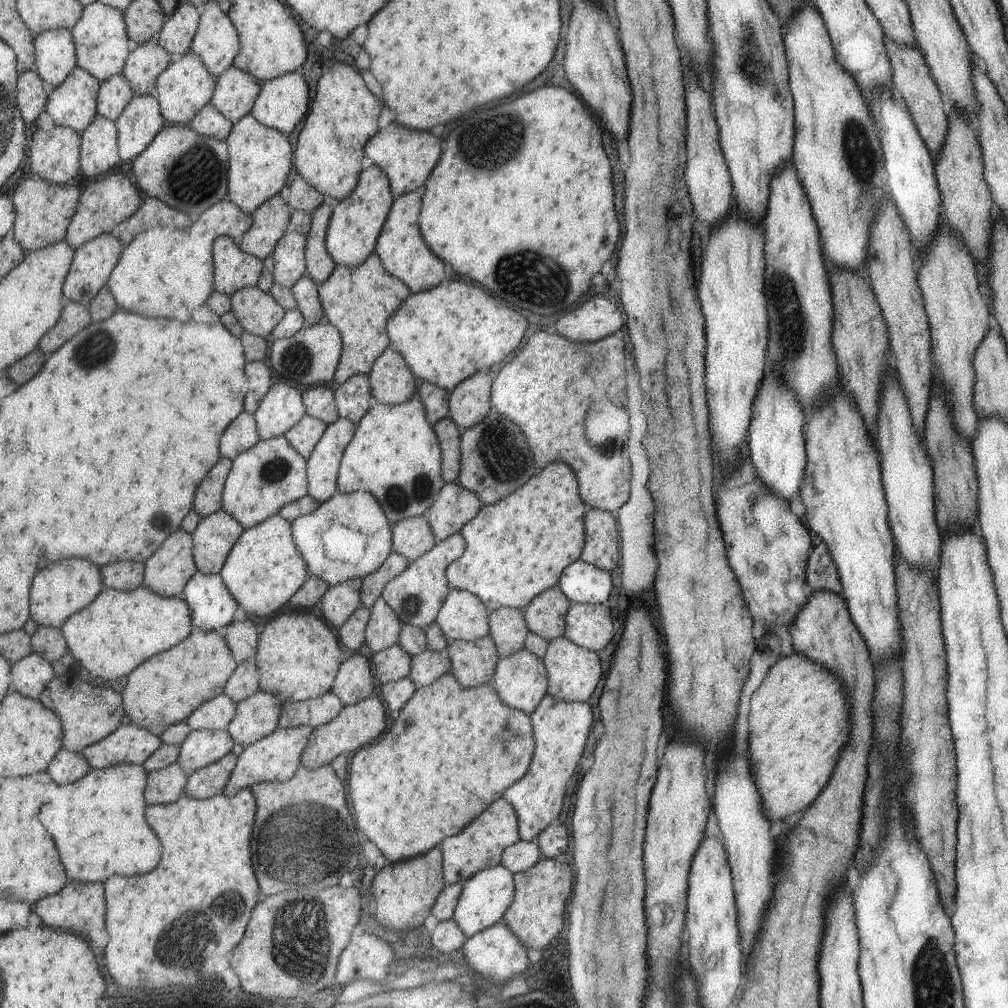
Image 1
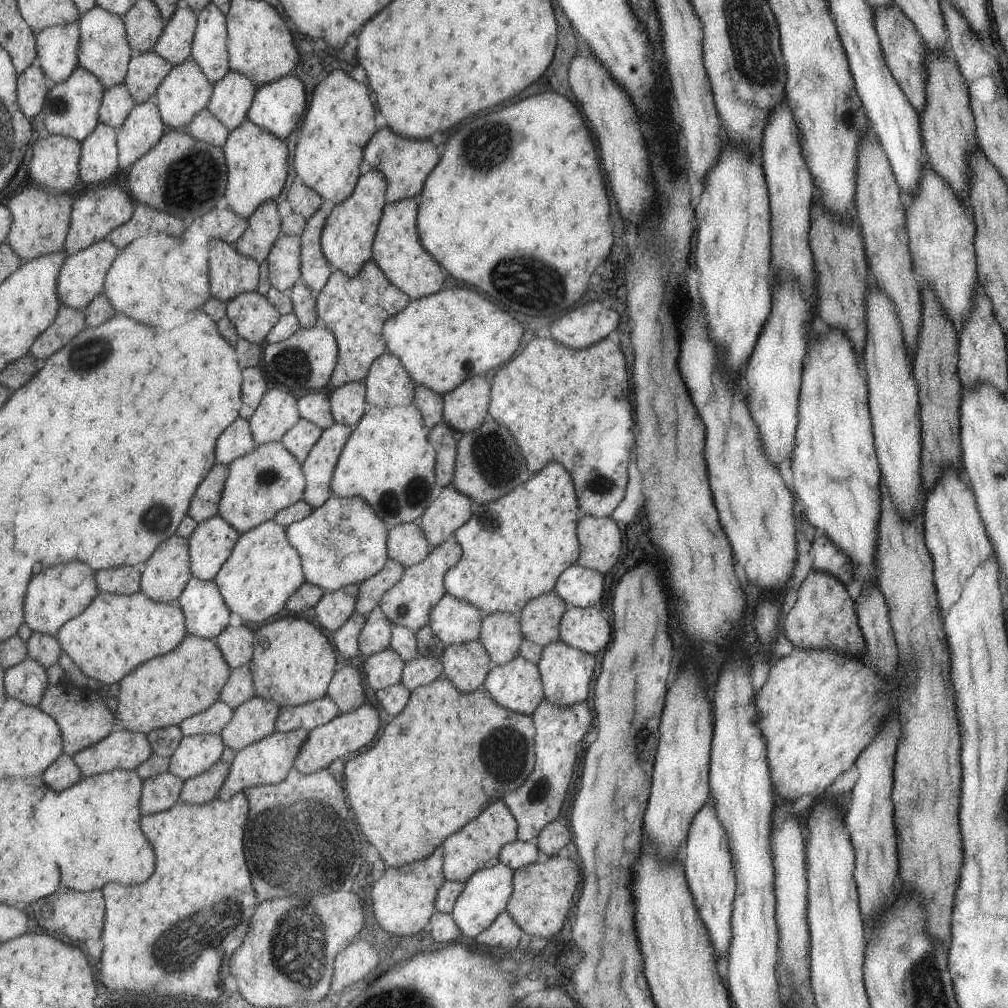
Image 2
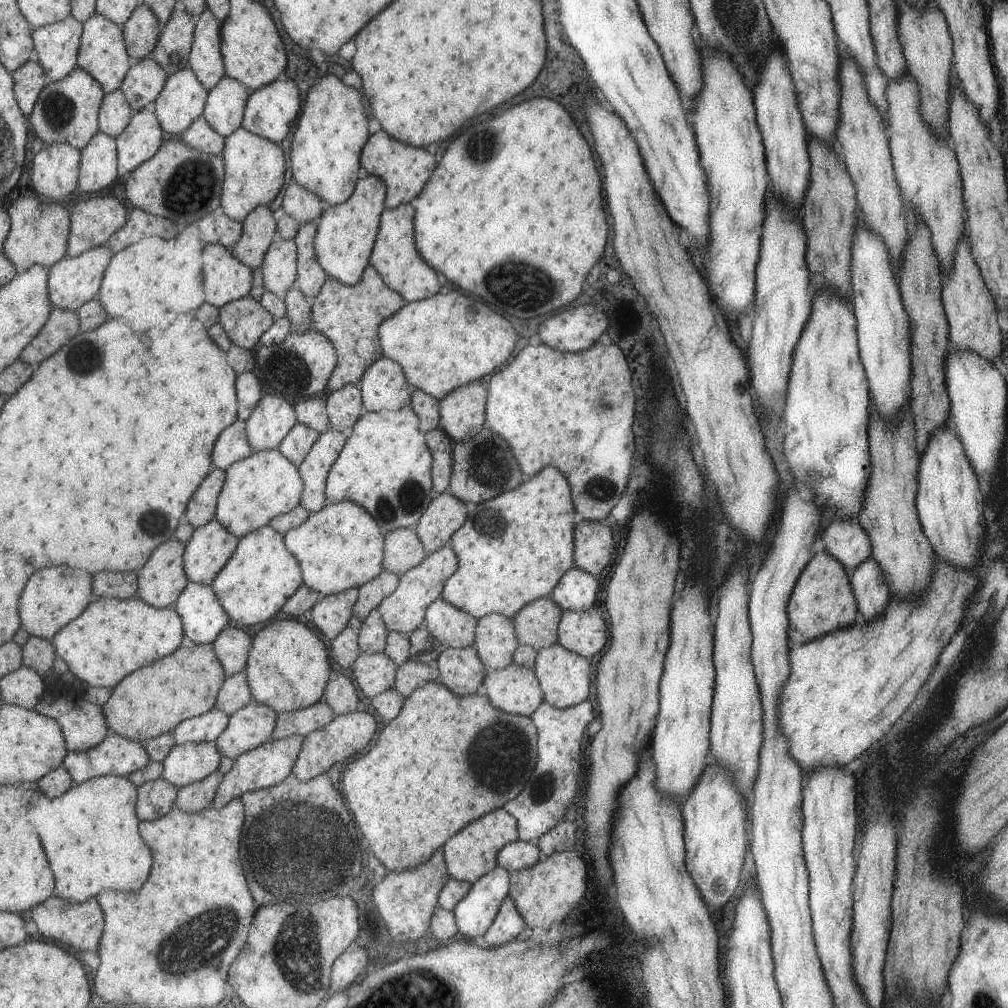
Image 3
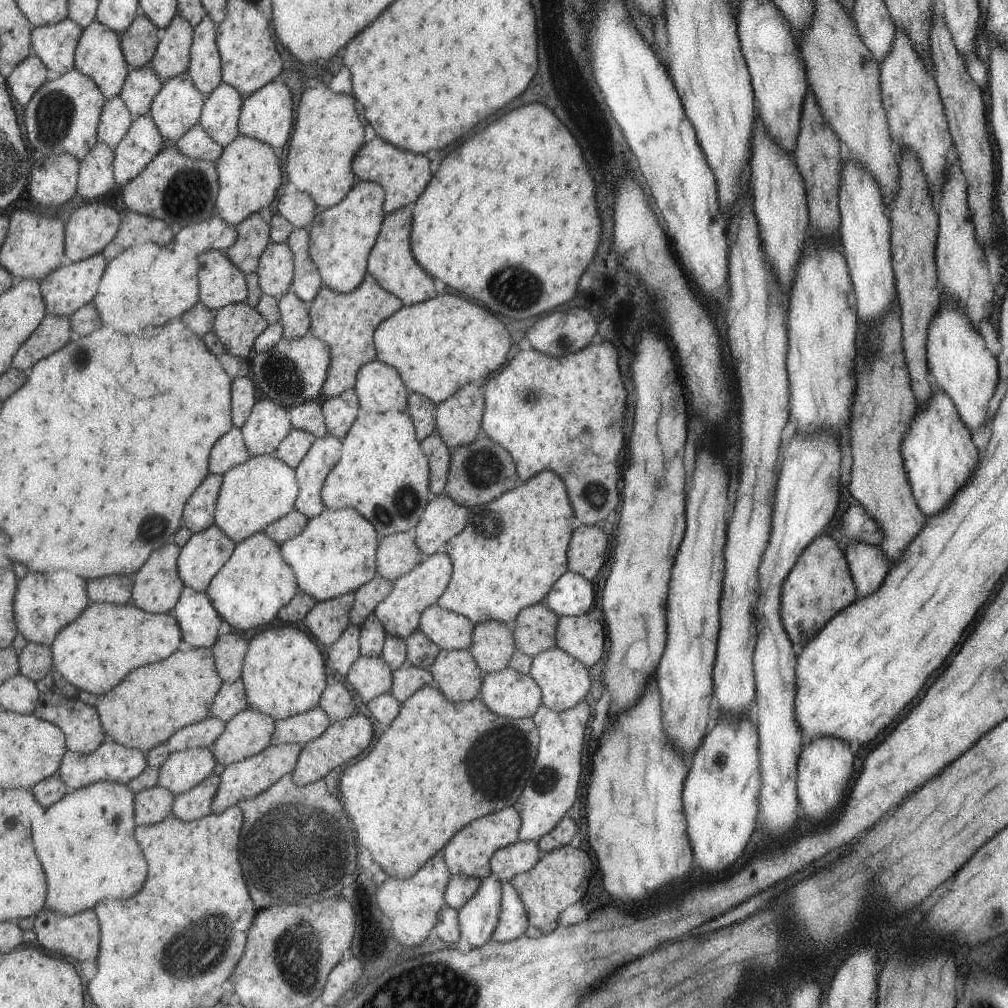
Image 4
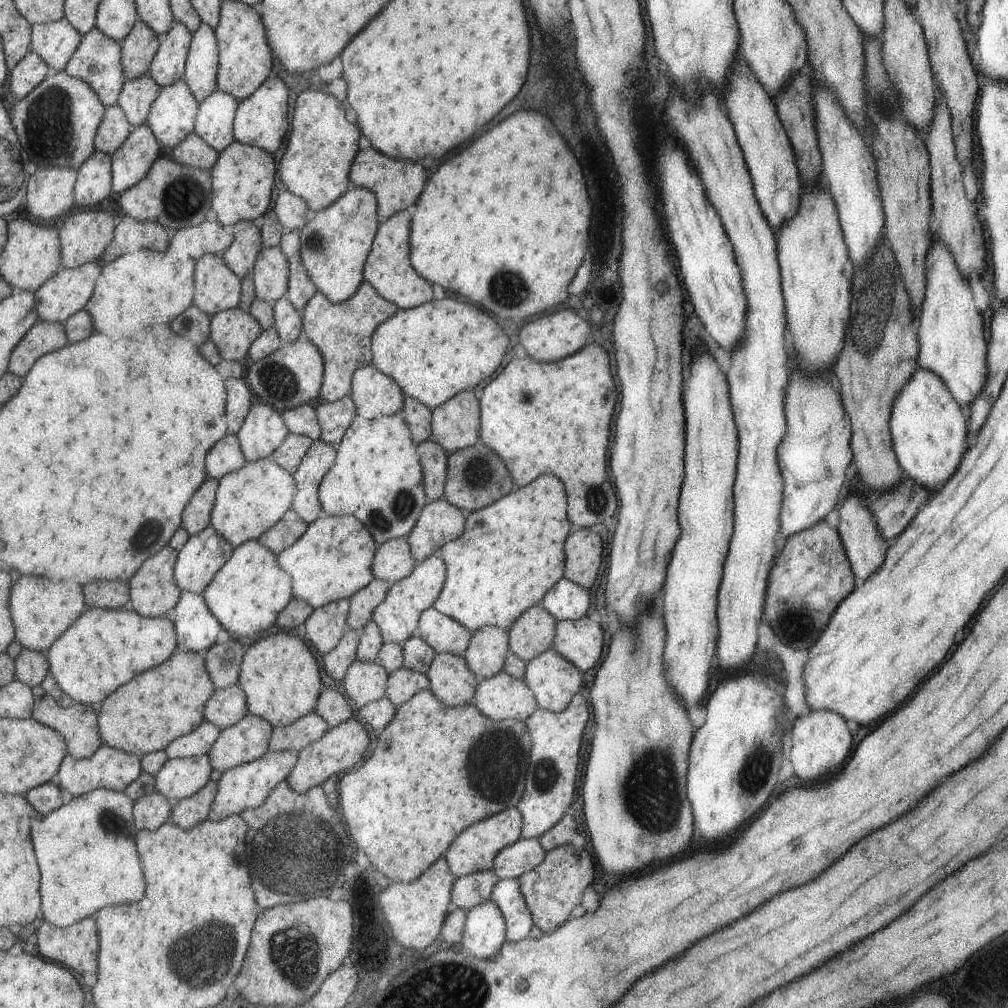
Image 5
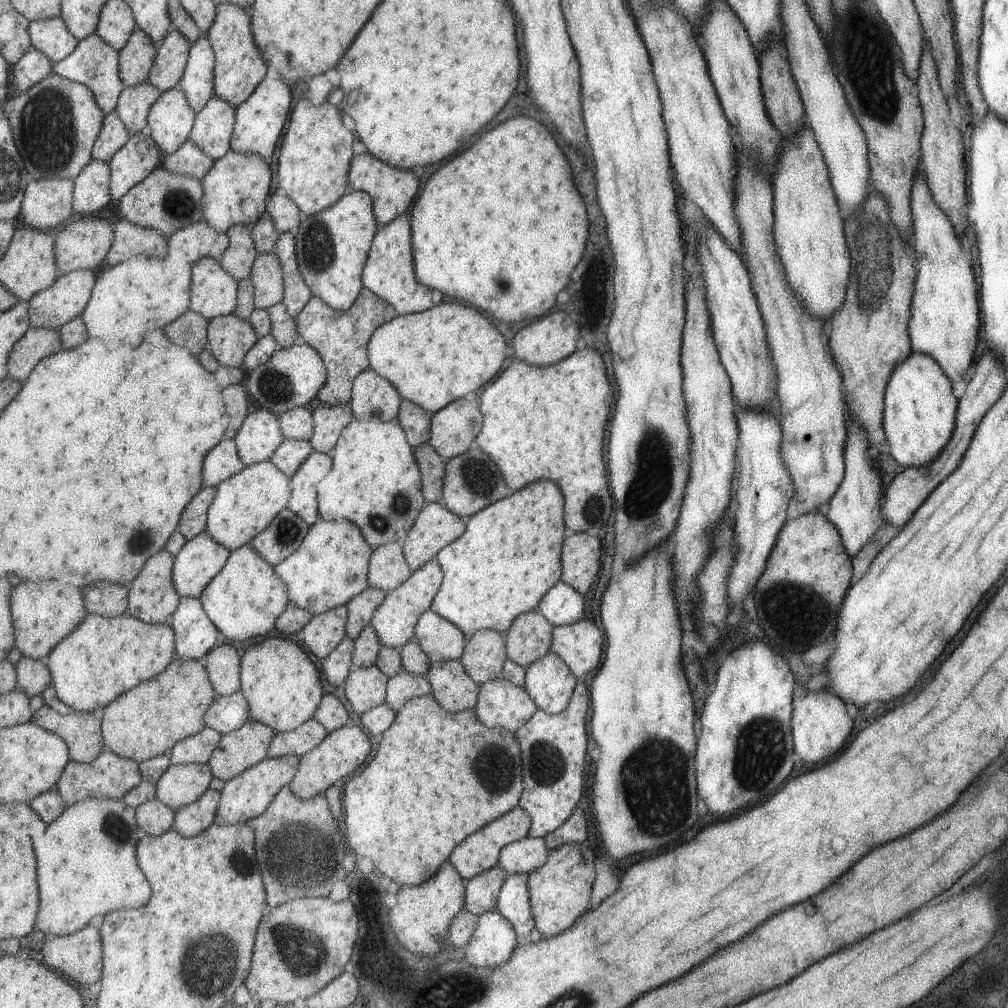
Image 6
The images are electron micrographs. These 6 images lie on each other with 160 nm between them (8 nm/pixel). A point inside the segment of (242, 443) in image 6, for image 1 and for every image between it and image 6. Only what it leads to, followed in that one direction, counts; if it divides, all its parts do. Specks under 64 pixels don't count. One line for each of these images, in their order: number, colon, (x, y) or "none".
1: (281, 407)
2: (276, 412)
3: (271, 419)
4: (268, 423)
5: (262, 430)

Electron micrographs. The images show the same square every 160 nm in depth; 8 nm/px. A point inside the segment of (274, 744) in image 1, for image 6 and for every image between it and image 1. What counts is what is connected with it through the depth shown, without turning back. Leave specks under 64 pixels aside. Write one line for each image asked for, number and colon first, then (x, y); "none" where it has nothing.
2: (266, 762)
3: (265, 766)
4: (245, 779)
5: (246, 786)
6: (248, 794)

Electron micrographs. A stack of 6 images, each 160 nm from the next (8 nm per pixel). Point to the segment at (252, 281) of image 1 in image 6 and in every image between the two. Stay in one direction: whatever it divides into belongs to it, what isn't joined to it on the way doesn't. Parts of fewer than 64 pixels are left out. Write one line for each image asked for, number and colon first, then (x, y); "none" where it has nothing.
2: (230, 274)
3: (225, 279)
4: (221, 283)
5: (216, 288)
6: (212, 292)

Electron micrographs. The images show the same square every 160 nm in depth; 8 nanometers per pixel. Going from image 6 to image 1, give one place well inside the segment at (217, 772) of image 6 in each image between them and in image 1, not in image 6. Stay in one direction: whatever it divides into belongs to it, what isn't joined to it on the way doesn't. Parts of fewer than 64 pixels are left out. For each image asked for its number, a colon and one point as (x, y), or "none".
1: (256, 716)
2: (253, 719)
3: (251, 726)
4: (246, 734)
5: (247, 740)

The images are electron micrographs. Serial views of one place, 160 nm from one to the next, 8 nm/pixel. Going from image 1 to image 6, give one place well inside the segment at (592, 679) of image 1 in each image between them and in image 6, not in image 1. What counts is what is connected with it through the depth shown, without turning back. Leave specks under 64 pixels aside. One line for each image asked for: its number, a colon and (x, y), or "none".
2: (565, 671)
3: (563, 676)
4: (563, 681)
5: (553, 680)
6: (549, 683)

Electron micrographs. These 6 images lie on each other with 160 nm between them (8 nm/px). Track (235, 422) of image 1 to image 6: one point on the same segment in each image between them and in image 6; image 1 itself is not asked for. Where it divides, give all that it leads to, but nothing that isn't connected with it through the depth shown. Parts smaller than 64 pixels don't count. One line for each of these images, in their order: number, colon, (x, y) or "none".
2: (236, 440)
3: (231, 445)
4: (229, 451)
5: (225, 456)
6: (221, 462)

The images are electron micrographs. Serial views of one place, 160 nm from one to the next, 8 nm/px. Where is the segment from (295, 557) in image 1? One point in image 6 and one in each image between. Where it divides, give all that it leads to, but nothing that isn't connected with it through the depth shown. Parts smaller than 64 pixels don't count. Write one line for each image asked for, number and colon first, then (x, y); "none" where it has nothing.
2: (263, 570)
3: (261, 574)
4: (252, 585)
5: (245, 595)
6: (243, 600)

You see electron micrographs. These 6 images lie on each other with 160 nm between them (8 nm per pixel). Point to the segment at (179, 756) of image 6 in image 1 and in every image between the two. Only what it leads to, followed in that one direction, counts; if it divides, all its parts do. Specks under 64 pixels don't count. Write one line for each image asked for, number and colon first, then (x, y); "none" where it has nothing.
1: (215, 714)
2: (212, 720)
3: (205, 728)
4: (202, 734)
5: (198, 742)

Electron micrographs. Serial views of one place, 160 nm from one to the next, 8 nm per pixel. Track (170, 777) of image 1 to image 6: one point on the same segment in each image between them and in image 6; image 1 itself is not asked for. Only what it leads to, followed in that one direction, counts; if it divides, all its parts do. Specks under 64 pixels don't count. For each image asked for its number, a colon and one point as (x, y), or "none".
2: (160, 792)
3: (155, 798)
4: (151, 806)
5: (149, 812)
6: (153, 818)

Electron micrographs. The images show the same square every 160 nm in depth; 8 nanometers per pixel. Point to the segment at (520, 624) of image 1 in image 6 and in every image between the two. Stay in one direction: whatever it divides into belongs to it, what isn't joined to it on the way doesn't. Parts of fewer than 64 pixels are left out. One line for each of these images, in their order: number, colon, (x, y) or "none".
2: (500, 635)
3: (495, 643)
4: (492, 644)
5: (484, 656)
6: (484, 652)

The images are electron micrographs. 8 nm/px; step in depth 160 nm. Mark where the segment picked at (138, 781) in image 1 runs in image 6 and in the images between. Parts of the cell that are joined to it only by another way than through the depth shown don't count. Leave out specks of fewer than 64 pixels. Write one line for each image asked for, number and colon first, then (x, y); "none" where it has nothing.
2: (93, 829)
3: (90, 836)
4: (85, 841)
5: (86, 851)
6: (86, 865)

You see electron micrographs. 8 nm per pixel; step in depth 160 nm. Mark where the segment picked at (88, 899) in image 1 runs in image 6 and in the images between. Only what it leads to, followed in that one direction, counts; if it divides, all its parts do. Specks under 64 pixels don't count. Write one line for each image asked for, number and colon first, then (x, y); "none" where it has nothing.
2: (80, 916)
3: (79, 925)
4: (77, 937)
5: (76, 946)
6: (78, 956)

